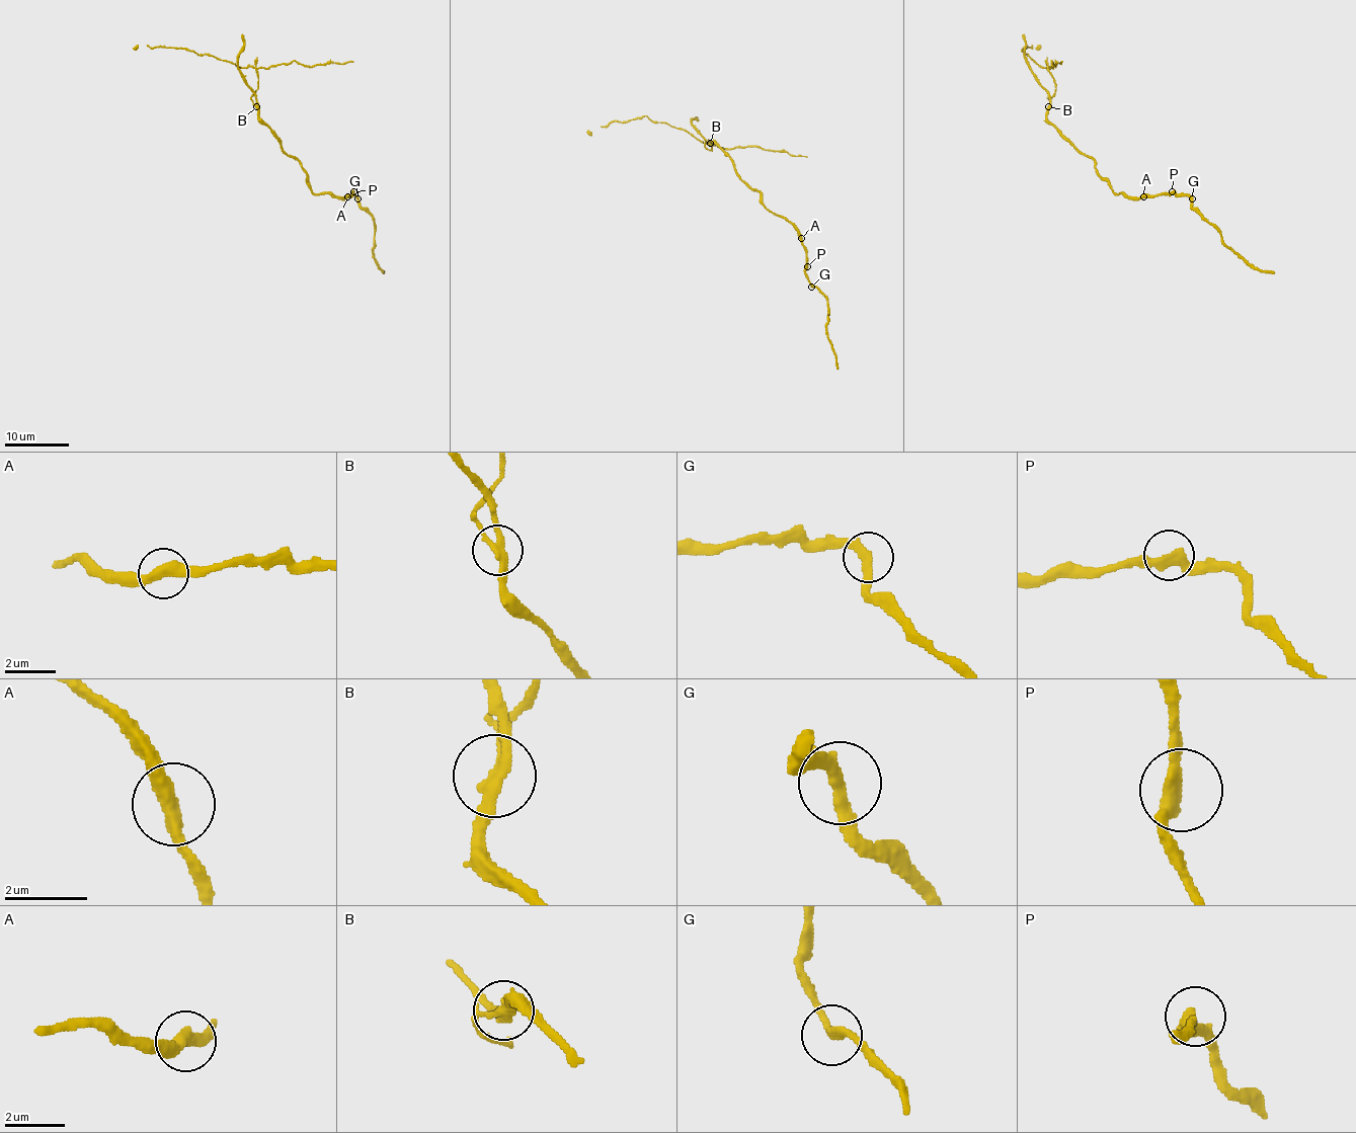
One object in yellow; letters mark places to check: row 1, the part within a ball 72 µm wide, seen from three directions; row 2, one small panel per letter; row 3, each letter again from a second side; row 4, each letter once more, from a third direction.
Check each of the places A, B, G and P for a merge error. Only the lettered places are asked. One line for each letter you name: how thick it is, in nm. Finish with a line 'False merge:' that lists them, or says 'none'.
B: 240 nm thick
False merge: B

